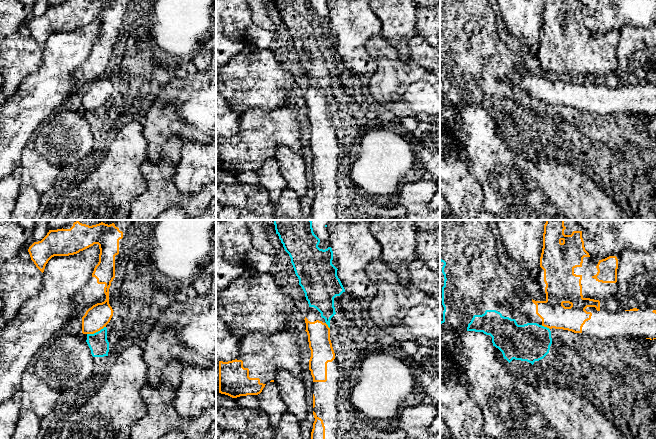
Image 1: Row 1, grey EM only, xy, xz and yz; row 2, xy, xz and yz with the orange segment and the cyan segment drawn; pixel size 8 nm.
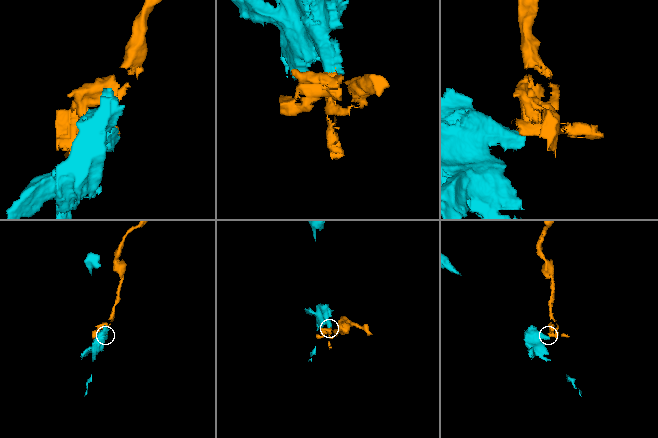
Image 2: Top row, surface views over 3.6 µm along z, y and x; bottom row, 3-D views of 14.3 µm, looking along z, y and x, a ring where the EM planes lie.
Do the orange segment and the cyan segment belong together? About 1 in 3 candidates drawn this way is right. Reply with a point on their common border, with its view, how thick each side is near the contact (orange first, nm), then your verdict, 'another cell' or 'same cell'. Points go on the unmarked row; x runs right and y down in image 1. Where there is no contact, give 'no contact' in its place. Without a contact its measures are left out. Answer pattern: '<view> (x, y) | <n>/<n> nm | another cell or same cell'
xy (96, 107) | 190/160 nm | another cell

